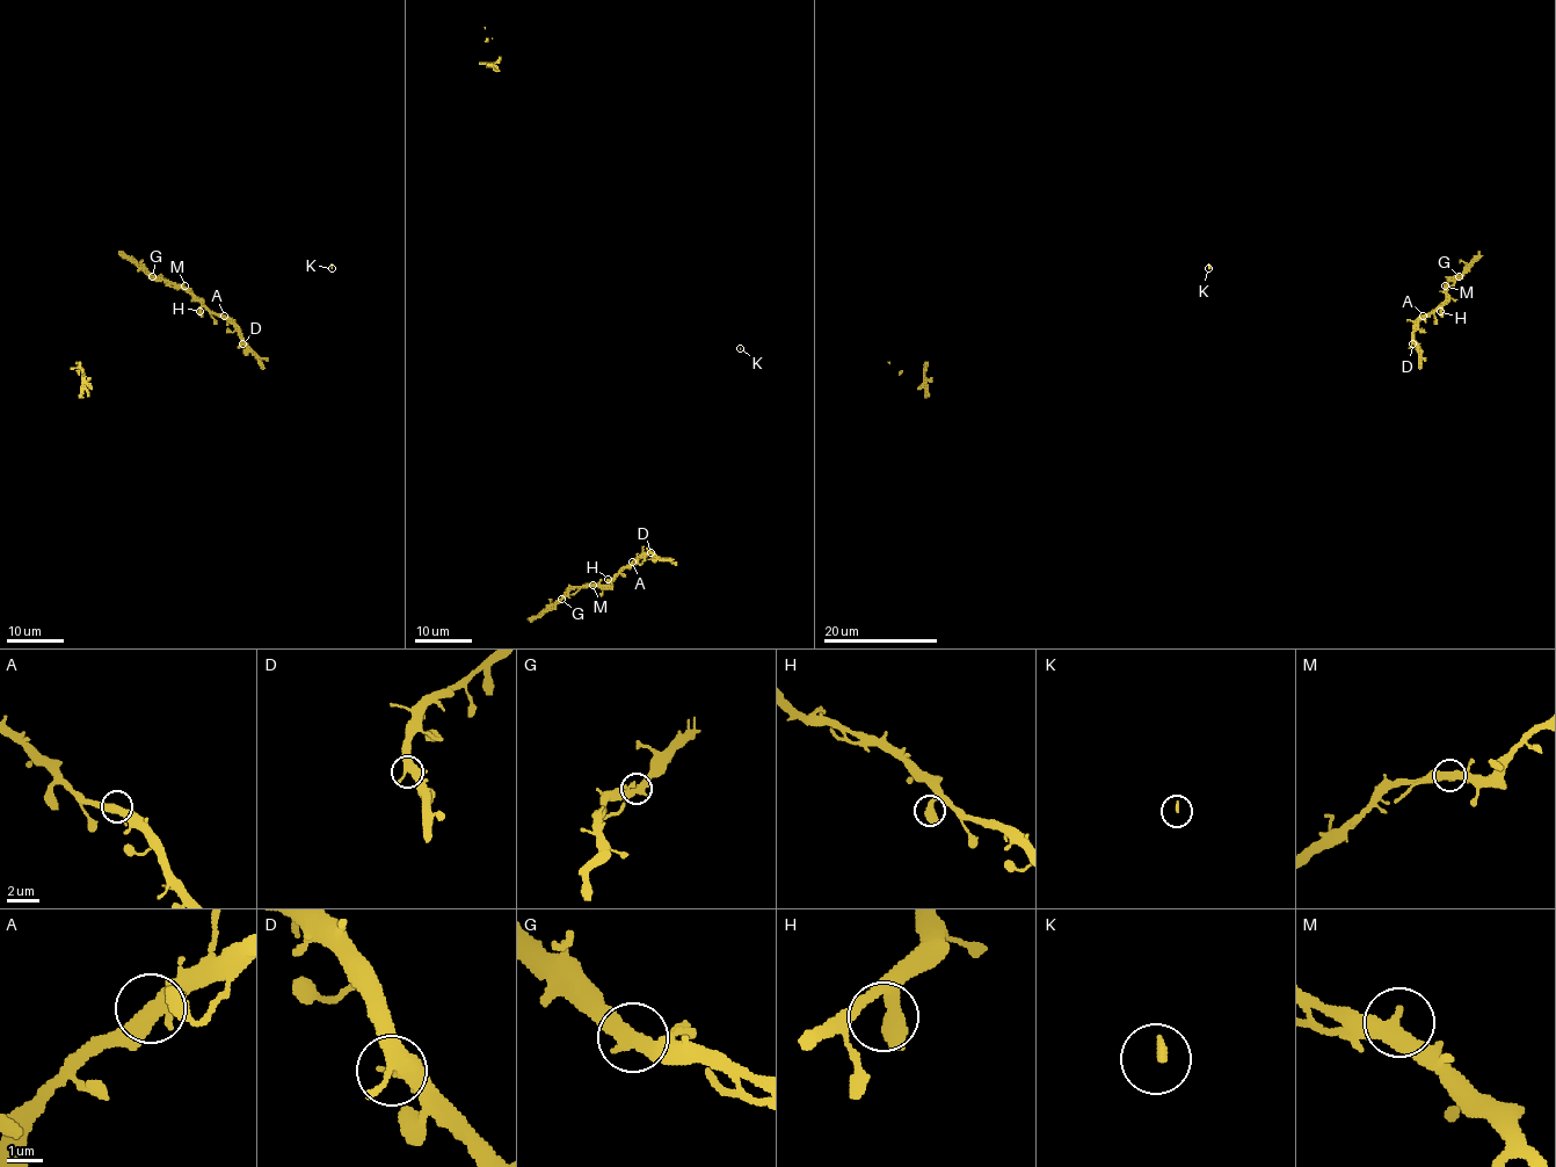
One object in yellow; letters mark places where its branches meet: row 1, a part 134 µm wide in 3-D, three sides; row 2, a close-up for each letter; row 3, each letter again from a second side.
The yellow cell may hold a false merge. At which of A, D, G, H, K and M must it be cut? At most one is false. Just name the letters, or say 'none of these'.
none of these

